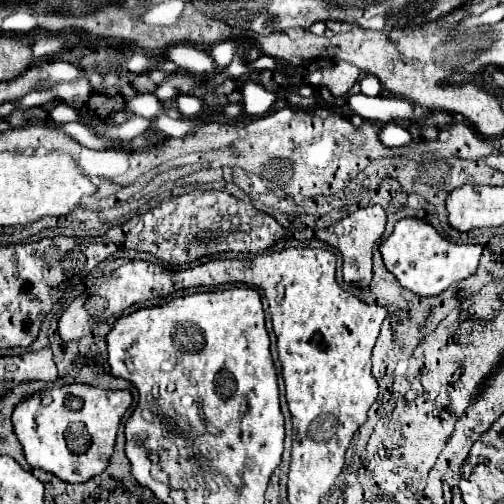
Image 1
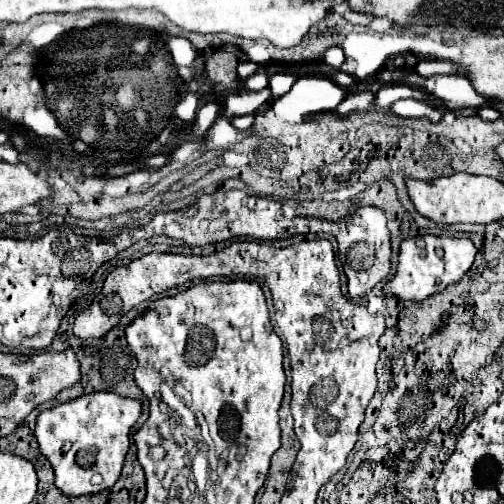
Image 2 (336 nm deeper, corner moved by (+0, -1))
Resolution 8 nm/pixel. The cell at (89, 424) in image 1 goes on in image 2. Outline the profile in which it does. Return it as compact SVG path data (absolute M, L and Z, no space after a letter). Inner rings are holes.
M90 393L42 411L36 423L36 439L42 455L52 463L56 487L64 495L94 495L112 487L122 471L130 447L130 429L142 413L142 403L116 393Z

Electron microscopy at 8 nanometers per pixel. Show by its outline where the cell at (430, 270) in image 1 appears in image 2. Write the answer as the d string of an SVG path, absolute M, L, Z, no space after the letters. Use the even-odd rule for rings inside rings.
M424 235L414 239L404 239L398 255L396 275L384 283L384 293L390 293L402 301L424 301L426 297L444 291L448 285L460 281L472 267L476 257L476 247L470 239L452 239Z

